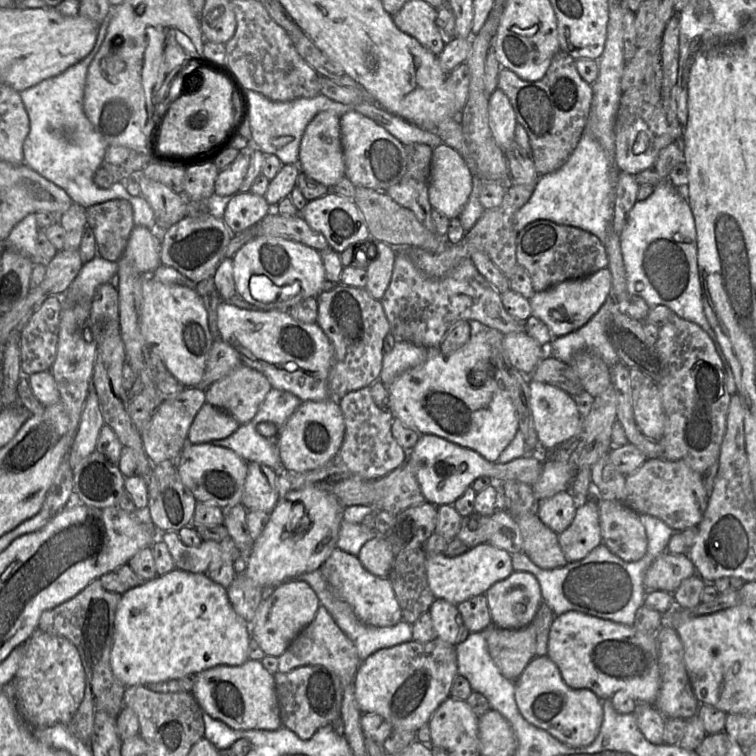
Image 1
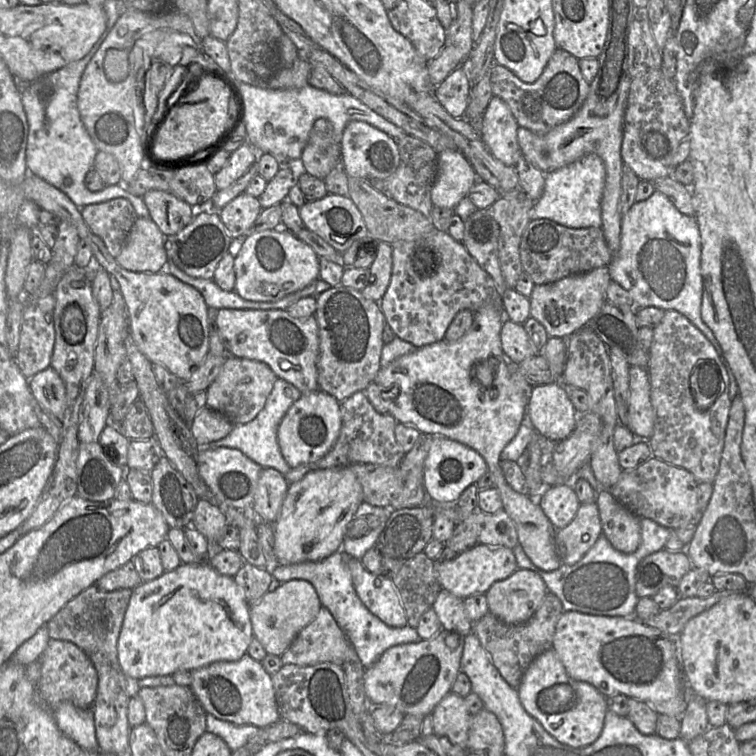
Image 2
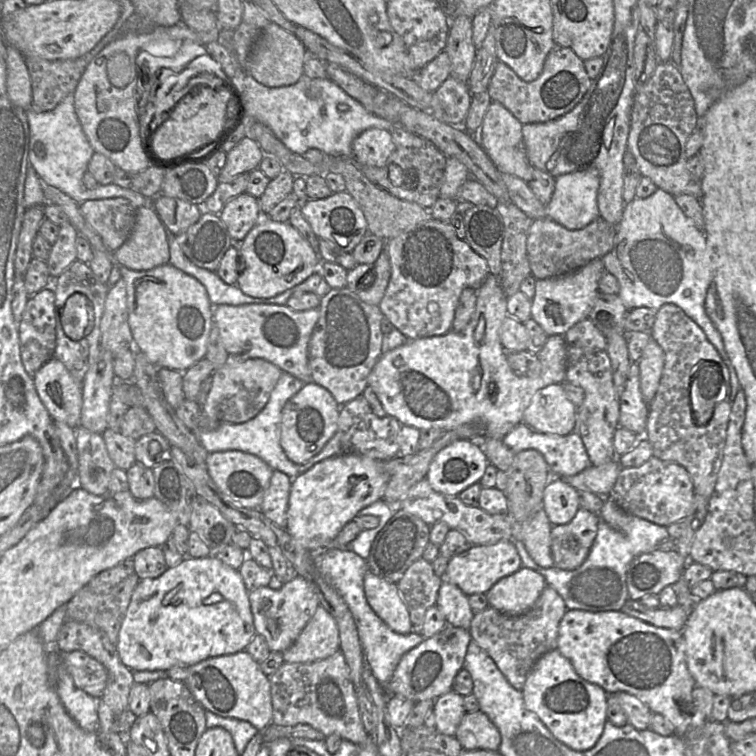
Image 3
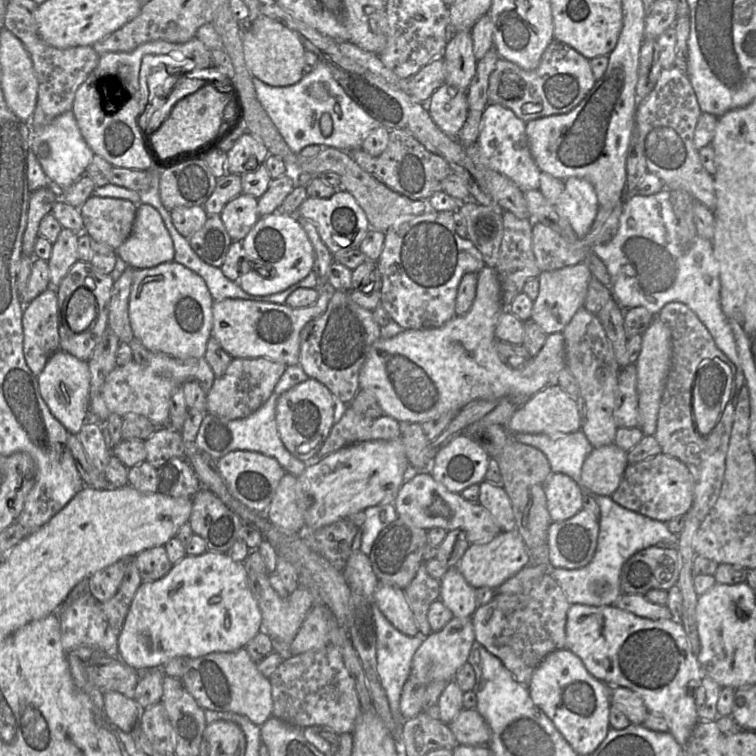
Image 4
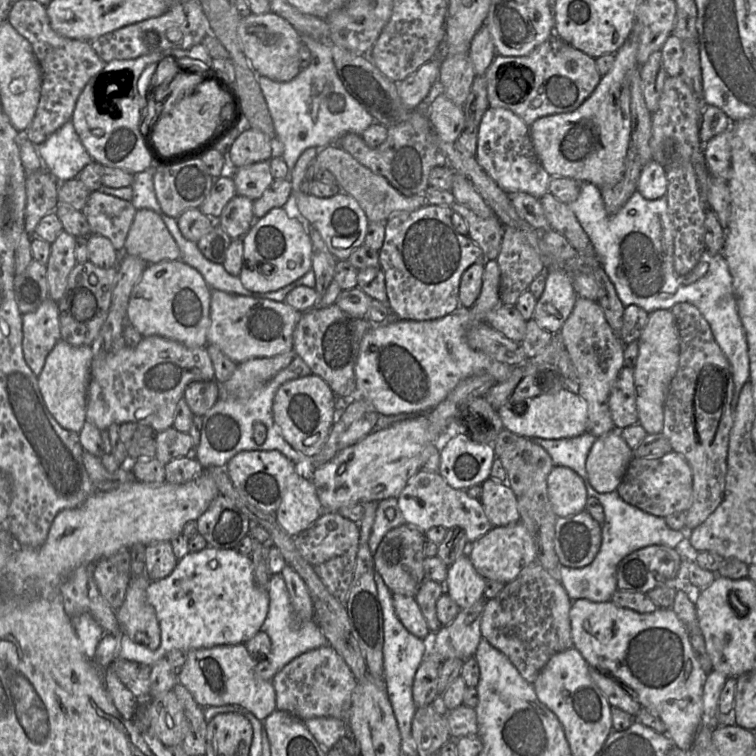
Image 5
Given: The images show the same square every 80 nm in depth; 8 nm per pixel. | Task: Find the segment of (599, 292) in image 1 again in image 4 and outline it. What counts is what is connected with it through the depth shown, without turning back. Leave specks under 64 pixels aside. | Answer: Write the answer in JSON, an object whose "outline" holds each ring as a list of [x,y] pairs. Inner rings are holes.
{"outline":[[[586,262],[553,271],[543,271],[538,276],[539,293],[533,301],[531,318],[546,334],[562,332],[575,313],[584,307],[588,284],[592,278]]]}

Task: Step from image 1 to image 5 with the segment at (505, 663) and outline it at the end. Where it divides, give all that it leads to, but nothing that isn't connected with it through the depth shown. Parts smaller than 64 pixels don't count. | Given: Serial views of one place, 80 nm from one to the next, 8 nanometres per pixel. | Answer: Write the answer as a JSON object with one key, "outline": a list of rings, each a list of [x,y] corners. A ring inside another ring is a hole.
{"outline":[[[535,563],[506,583],[497,596],[485,600],[481,636],[510,660],[524,680],[533,684],[553,655],[573,647],[572,602],[556,575]]]}

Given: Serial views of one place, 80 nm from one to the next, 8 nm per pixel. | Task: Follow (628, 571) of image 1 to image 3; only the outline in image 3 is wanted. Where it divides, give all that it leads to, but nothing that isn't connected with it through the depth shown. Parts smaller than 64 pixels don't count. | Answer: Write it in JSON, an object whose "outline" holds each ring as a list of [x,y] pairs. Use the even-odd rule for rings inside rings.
{"outline":[[[627,515],[627,523],[622,530],[615,530],[600,519],[598,532],[587,558],[574,570],[564,570],[555,566],[542,568],[533,561],[521,541],[515,540],[514,543],[522,566],[540,573],[547,585],[562,597],[567,609],[601,612],[622,609],[629,599],[626,574],[630,563],[669,538],[666,527],[634,515]]]}

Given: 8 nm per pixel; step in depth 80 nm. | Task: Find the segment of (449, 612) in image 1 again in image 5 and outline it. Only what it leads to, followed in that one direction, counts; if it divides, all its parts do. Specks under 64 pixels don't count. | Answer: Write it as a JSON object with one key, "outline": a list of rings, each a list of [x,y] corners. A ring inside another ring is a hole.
{"outline":[[[463,554],[447,569],[444,593],[462,610],[484,598],[486,582],[487,580],[475,570],[468,555]]]}

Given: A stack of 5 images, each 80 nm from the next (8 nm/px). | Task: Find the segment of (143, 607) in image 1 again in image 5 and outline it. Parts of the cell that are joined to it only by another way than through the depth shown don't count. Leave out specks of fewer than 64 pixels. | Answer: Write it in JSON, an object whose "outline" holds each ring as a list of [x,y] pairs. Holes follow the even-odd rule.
{"outline":[[[207,546],[199,552],[190,552],[186,554],[182,559],[178,561],[176,567],[170,575],[163,579],[150,582],[146,590],[146,596],[148,602],[154,607],[156,611],[156,616],[161,631],[160,644],[155,650],[152,650],[148,646],[141,645],[133,641],[128,635],[122,634],[120,638],[119,658],[138,662],[148,666],[152,666],[158,660],[164,658],[166,654],[173,649],[180,649],[188,652],[192,649],[210,648],[218,645],[244,644],[250,640],[257,632],[261,631],[262,625],[264,624],[269,612],[269,592],[259,588],[255,583],[253,575],[253,564],[250,557],[241,555],[236,549],[217,549]]]}

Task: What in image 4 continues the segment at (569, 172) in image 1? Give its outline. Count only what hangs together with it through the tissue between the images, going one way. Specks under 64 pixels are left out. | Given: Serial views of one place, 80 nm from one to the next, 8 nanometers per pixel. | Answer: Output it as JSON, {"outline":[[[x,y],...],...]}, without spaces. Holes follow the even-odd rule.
{"outline":[[[570,177],[564,180],[564,190],[554,207],[566,218],[579,238],[591,229],[597,216],[599,203],[594,186],[587,180]]]}

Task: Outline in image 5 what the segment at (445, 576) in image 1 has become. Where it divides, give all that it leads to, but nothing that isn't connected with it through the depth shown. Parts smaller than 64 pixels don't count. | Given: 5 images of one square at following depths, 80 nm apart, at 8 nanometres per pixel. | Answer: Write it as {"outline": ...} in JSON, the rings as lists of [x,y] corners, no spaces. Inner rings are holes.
{"outline":[[[520,522],[492,527],[485,535],[470,544],[467,555],[475,570],[486,580],[508,583],[536,563],[536,548],[525,526]]]}

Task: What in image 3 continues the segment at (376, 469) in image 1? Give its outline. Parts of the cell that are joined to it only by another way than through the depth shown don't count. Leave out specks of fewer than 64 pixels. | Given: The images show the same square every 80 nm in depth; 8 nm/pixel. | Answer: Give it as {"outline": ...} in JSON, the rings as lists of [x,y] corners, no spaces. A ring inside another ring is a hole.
{"outline":[[[361,394],[340,407],[338,427],[334,436],[324,448],[308,462],[298,465],[299,473],[303,473],[315,464],[331,457],[343,454],[360,454],[378,461],[386,461],[400,455],[398,434],[402,424],[389,415],[379,417],[371,409],[367,400]]]}

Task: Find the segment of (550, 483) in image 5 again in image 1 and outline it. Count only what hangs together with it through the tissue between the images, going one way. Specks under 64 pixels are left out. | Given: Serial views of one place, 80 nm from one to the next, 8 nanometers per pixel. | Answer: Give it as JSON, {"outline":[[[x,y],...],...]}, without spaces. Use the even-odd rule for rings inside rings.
{"outline":[[[570,490],[538,501],[537,516],[554,533],[560,534],[572,523],[579,500]]]}

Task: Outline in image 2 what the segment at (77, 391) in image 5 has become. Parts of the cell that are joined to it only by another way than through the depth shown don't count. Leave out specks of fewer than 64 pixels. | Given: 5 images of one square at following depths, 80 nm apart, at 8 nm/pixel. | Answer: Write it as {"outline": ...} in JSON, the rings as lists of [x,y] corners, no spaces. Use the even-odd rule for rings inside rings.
{"outline":[[[48,367],[30,378],[29,387],[41,406],[62,419],[67,404],[66,388],[63,380],[52,367]]]}

